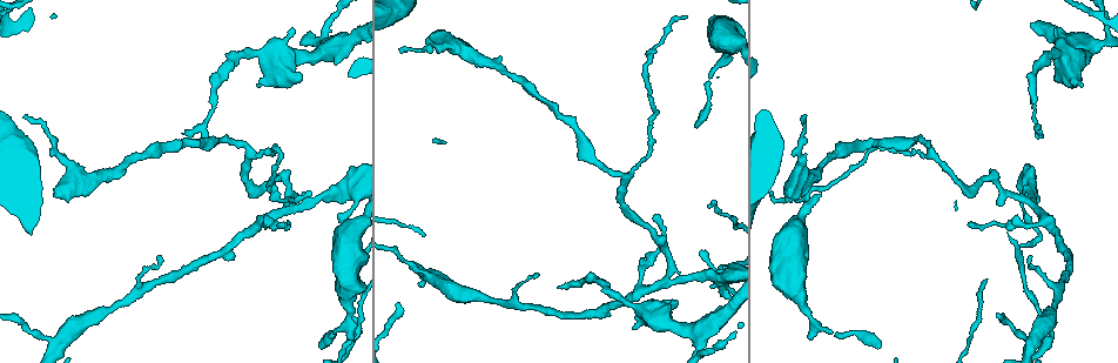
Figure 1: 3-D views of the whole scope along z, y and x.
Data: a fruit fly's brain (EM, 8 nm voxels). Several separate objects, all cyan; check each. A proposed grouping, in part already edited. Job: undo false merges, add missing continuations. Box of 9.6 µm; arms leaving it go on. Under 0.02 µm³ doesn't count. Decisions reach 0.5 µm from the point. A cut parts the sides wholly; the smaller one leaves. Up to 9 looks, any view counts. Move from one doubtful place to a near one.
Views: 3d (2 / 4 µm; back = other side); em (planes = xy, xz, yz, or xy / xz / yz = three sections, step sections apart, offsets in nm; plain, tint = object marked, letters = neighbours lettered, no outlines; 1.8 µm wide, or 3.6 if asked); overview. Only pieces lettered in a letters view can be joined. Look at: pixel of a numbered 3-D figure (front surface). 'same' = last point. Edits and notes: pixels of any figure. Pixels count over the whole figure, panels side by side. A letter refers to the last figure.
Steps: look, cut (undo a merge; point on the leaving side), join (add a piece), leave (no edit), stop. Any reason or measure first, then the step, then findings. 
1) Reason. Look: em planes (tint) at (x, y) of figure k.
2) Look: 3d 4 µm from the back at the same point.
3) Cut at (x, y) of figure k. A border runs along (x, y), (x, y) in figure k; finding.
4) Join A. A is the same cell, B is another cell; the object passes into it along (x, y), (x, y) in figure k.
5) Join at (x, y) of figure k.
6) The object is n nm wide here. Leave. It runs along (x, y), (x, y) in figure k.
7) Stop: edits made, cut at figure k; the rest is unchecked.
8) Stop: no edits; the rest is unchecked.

Two arms in line, one across. Look: 3d 4 µm at (308, 203) of figure 1.

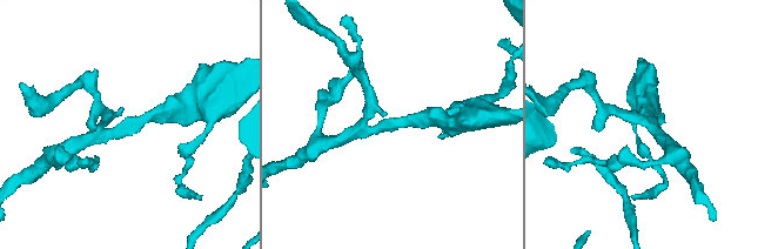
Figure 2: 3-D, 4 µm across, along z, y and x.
3 arms meet here; now the EM. Look: em planes (plain) at (395, 124) of figure 2.

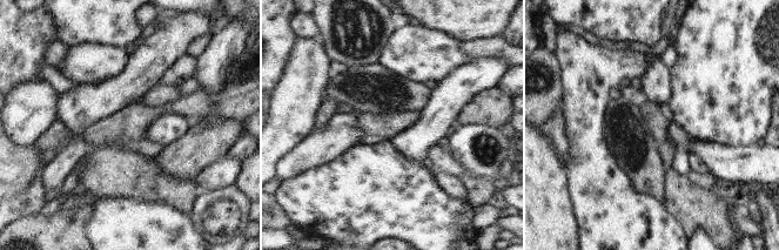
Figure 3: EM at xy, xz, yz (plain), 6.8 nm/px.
Look: em planes (letters) at the same point.

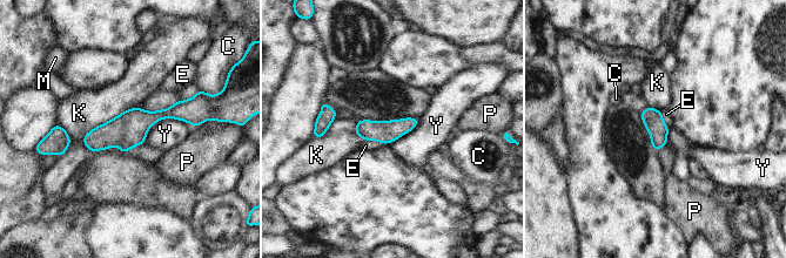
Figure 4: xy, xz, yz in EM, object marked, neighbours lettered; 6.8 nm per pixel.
The object is 140 nm wide here; the longest contact is with K, 460 nm. Leave. C, E, K, M, P and Y are other cells; all the same neuron.

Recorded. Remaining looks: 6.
Branch stops here. Look: 3d 4 µm at (257, 84) of figure 1.

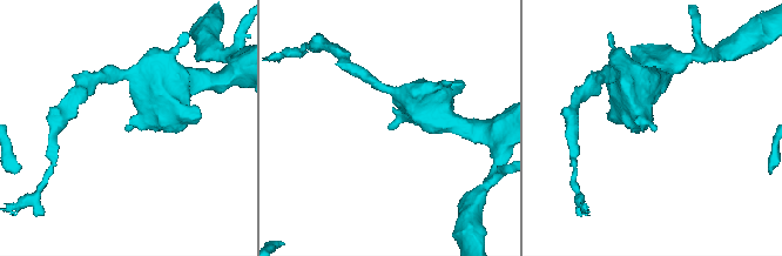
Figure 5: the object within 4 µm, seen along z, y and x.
Now the EM. Look: em planes (plain) at (128, 127) of figure 5.

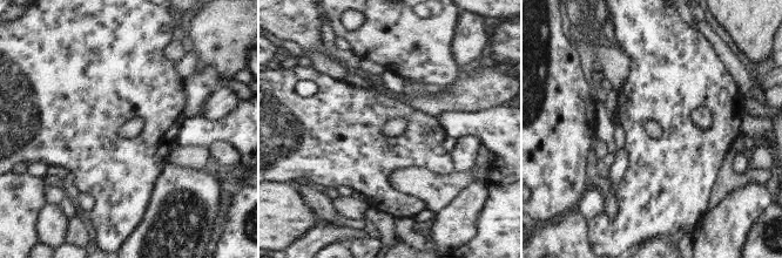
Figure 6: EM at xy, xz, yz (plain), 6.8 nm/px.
What lies round it. Look: em planes (letters) at the same point.

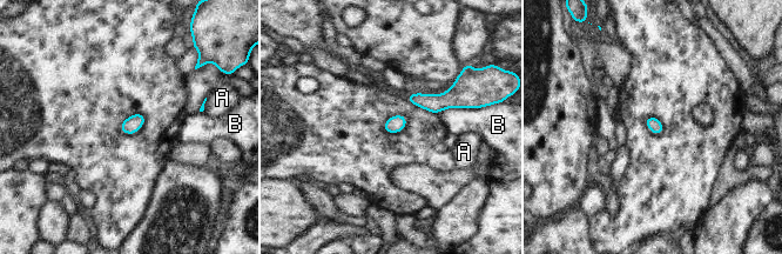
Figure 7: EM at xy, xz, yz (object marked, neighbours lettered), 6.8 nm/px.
Leave. A and B are other cells; a border runs along (471, 108), (445, 108), (437, 114) in figure 7; no lettered piece goes on from it.

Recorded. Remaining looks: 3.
Looks like a crossing. Look: 3d 2 µm at (1091, 49) of figure 1.

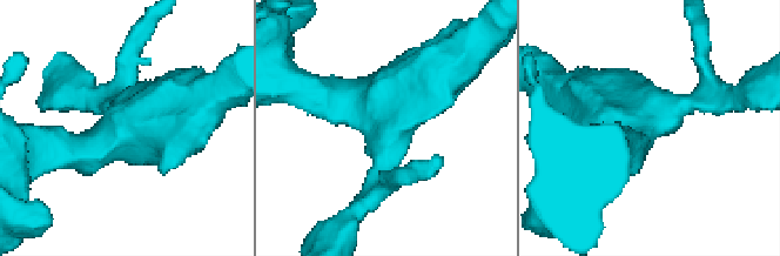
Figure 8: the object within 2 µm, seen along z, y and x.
4 arms meet here; shape alone is not enough. Look: em planes (tint) at (118, 129) of figure 8.

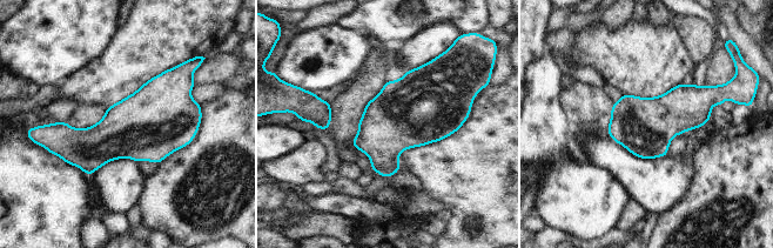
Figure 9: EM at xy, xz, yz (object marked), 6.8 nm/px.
What lies round it. Look: em planes (letters) at the same point.

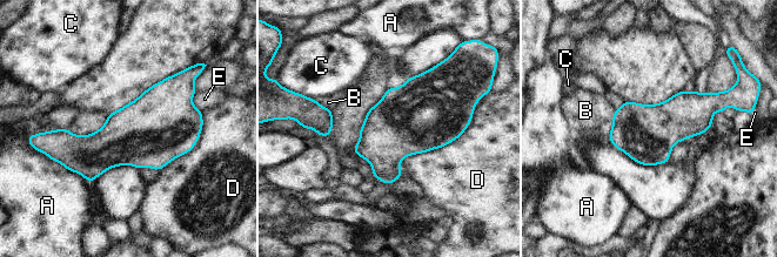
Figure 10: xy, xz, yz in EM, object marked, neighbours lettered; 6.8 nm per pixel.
The object is 400 nm wide here. Leave. A, B, C, D and E are other cells; a border runs along (470, 121), (401, 174) in figure 10; continuous, no second neuron.

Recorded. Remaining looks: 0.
Stop: no edits; the rest is unchecked.

